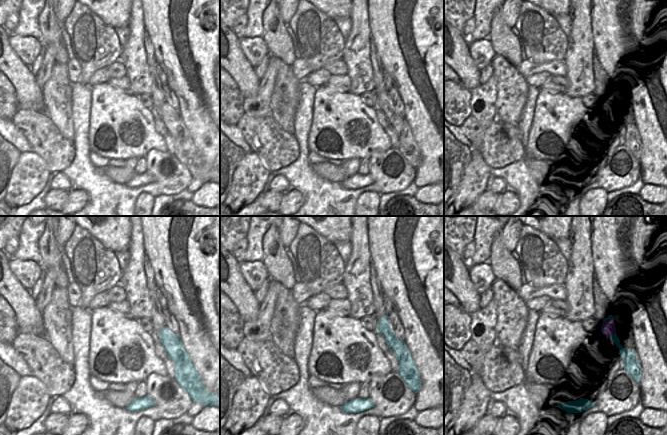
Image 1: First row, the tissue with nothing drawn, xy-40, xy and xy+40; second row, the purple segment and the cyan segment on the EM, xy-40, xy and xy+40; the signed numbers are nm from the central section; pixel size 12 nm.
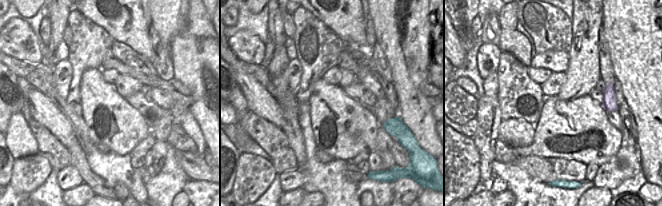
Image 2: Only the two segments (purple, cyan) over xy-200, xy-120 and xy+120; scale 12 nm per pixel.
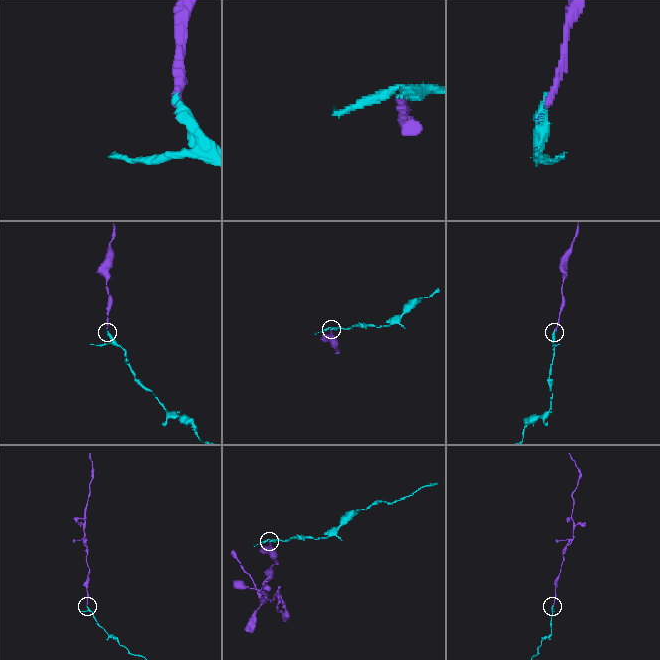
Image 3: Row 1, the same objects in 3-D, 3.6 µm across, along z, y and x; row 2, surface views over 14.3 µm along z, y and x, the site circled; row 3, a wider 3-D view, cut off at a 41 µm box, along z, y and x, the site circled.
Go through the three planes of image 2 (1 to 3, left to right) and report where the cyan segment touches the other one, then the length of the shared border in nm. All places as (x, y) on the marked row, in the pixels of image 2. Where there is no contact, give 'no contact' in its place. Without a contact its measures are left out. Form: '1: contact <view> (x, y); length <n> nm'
1: no contact
2: no contact
3: no contact

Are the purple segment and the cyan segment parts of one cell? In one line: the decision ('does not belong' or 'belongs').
does not belong

